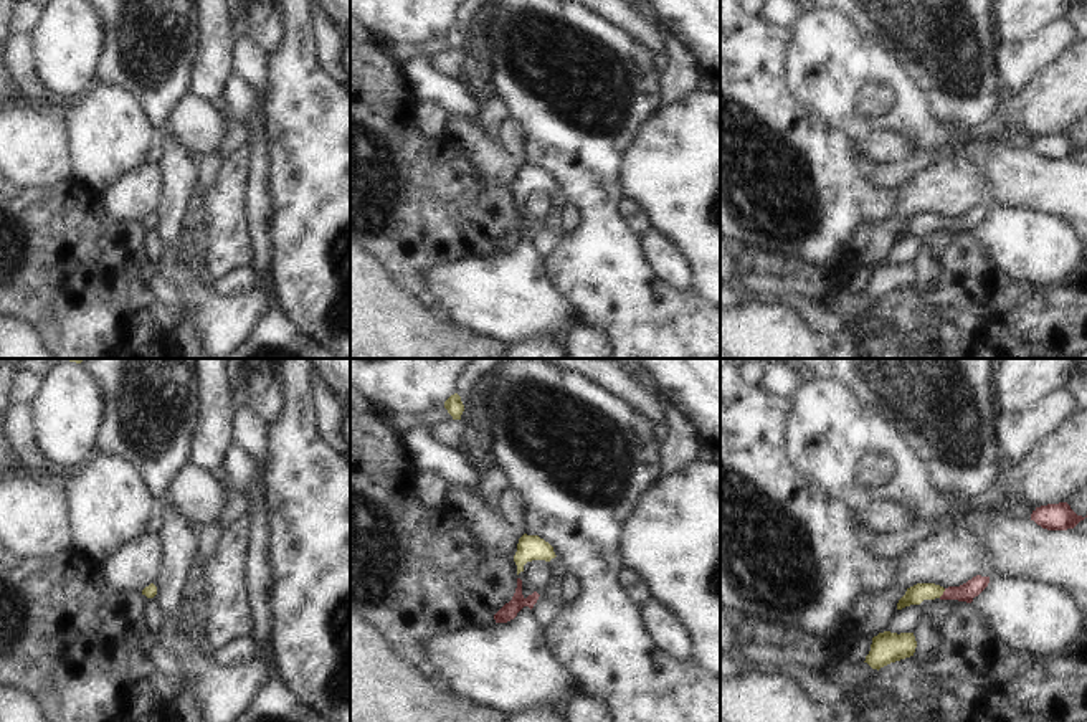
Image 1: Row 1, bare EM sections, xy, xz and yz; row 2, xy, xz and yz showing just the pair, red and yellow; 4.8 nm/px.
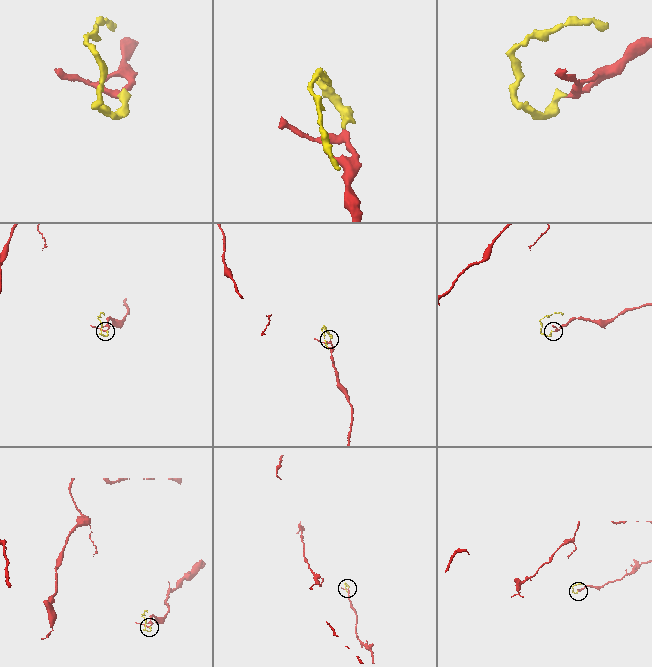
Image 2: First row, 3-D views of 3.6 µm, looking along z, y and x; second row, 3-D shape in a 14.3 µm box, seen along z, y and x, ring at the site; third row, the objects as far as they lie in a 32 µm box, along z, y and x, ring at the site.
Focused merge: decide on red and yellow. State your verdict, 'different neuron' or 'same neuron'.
same neuron

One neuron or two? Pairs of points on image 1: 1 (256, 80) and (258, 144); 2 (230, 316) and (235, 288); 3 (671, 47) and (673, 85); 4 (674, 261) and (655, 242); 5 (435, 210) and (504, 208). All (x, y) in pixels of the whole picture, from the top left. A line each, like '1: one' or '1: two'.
1: one
2: two
3: one
4: one
5: one

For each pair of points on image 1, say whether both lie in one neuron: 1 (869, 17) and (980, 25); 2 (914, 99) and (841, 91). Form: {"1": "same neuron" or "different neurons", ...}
{"1": "same neuron", "2": "same neuron"}

